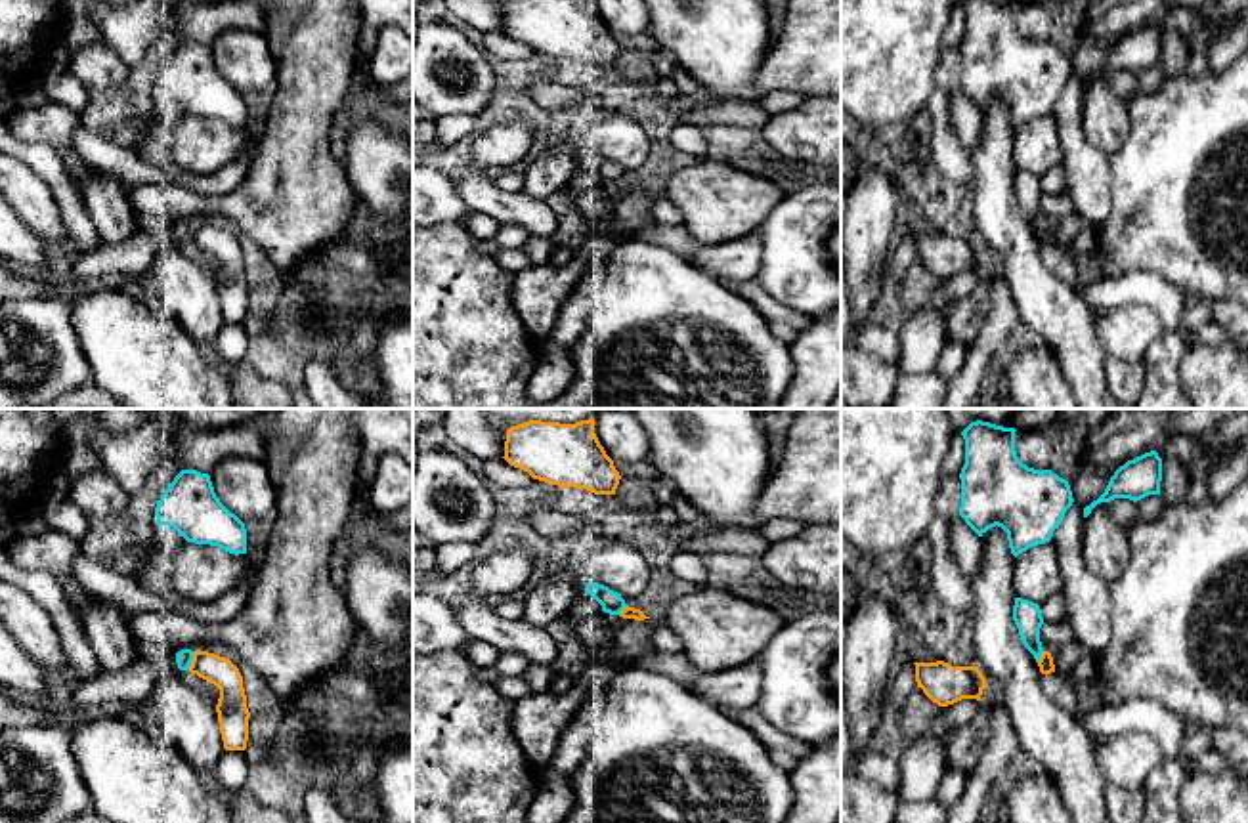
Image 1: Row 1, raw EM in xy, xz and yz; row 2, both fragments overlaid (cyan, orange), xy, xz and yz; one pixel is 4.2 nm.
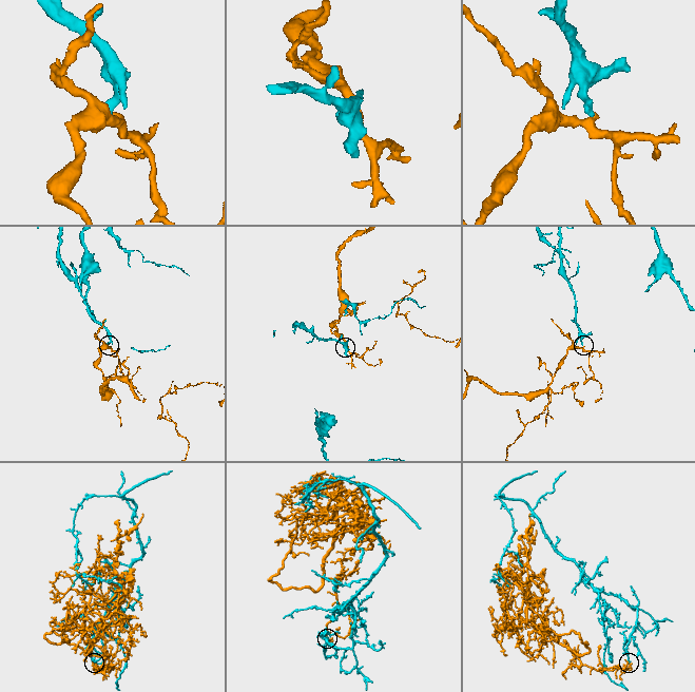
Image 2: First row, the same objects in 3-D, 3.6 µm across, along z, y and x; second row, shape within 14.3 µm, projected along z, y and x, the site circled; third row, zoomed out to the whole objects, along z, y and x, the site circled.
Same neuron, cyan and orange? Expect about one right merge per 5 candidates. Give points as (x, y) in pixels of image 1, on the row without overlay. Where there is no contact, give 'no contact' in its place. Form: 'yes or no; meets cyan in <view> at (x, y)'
no; meets cyan in xy at (192, 232)

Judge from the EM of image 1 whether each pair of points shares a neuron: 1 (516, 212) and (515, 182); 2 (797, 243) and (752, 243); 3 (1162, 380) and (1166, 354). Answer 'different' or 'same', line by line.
1: different
2: different
3: same

